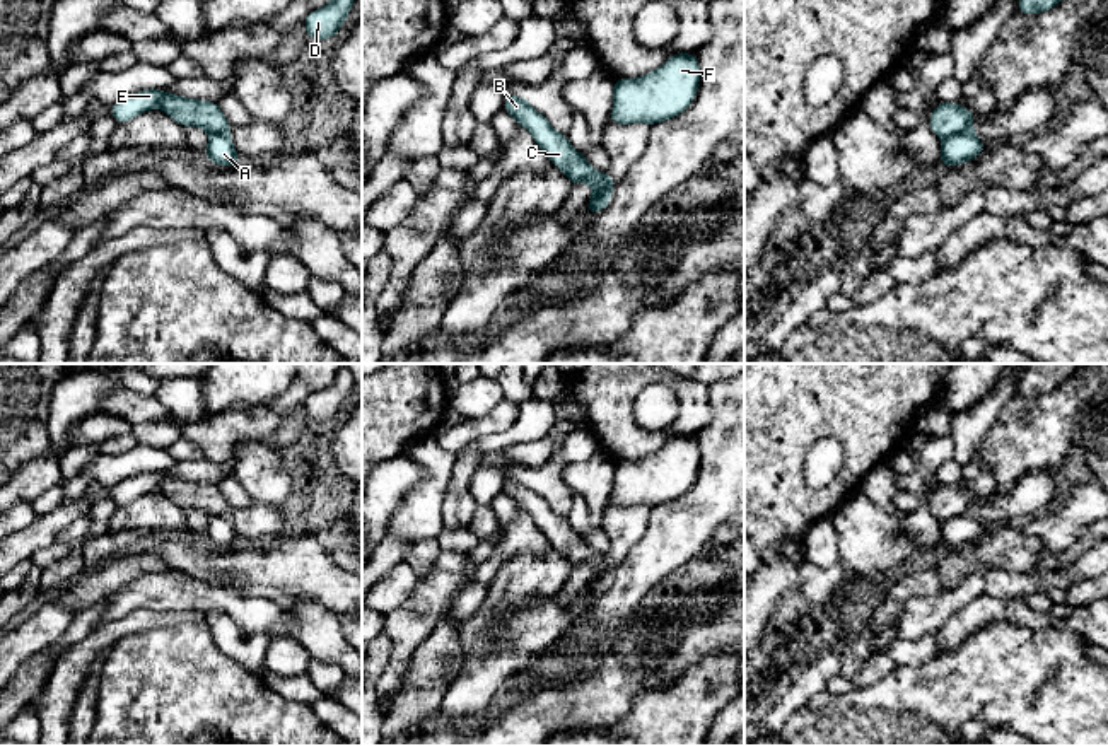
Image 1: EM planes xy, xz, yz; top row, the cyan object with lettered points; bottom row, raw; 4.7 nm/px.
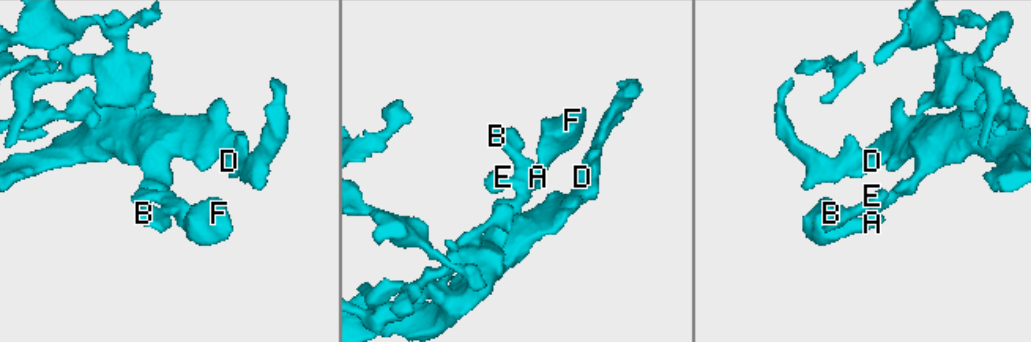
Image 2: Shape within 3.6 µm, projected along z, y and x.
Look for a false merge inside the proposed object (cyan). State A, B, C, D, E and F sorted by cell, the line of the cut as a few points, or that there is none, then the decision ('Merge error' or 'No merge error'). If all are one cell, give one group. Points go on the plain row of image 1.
Groups: A F / B C D E. Split along yz (970, 509), (943, 521). Merge error

